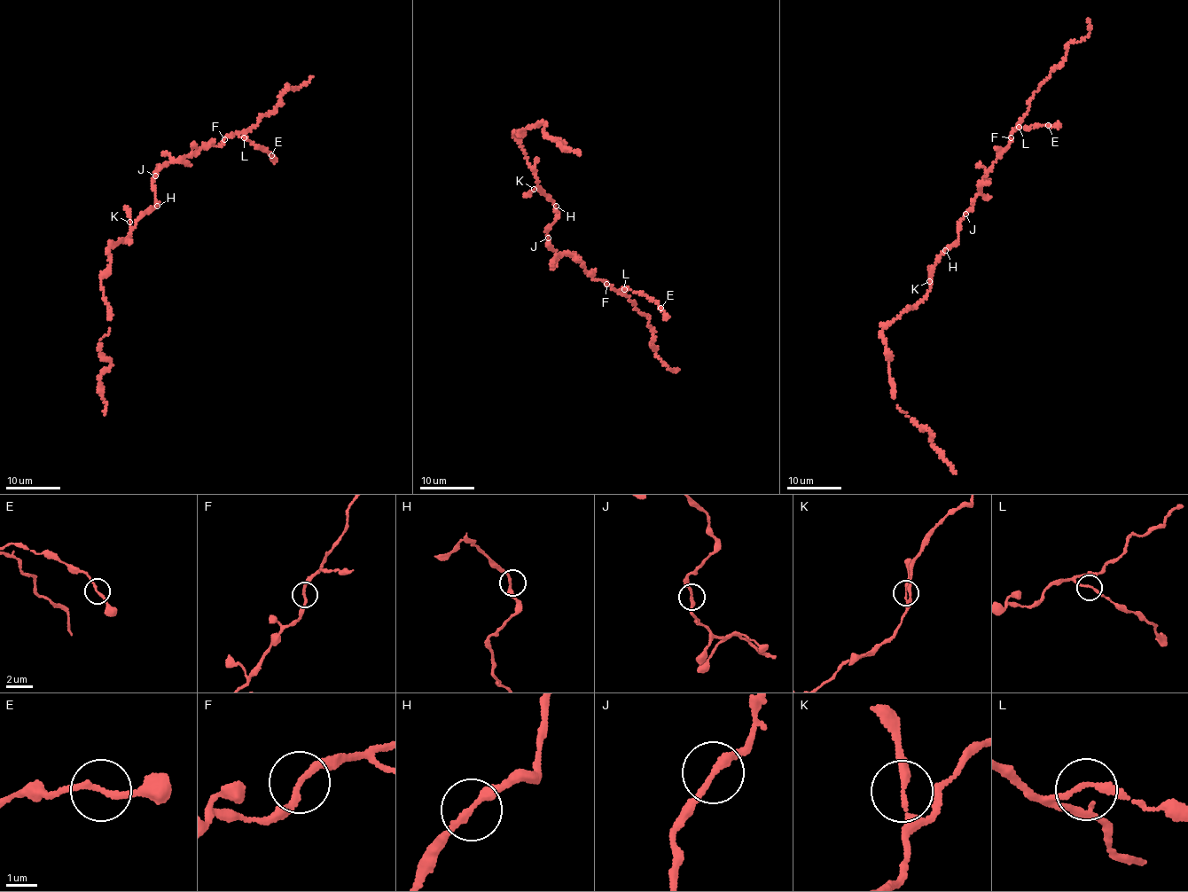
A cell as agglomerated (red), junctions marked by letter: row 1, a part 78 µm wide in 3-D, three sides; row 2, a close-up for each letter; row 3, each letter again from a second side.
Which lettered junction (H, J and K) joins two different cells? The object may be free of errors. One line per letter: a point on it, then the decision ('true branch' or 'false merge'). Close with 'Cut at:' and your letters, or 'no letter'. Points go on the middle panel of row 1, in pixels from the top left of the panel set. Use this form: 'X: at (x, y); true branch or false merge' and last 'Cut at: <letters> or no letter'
H: at (556, 206); true branch
J: at (548, 238); true branch
K: at (534, 189); true branch
Cut at: no letter

